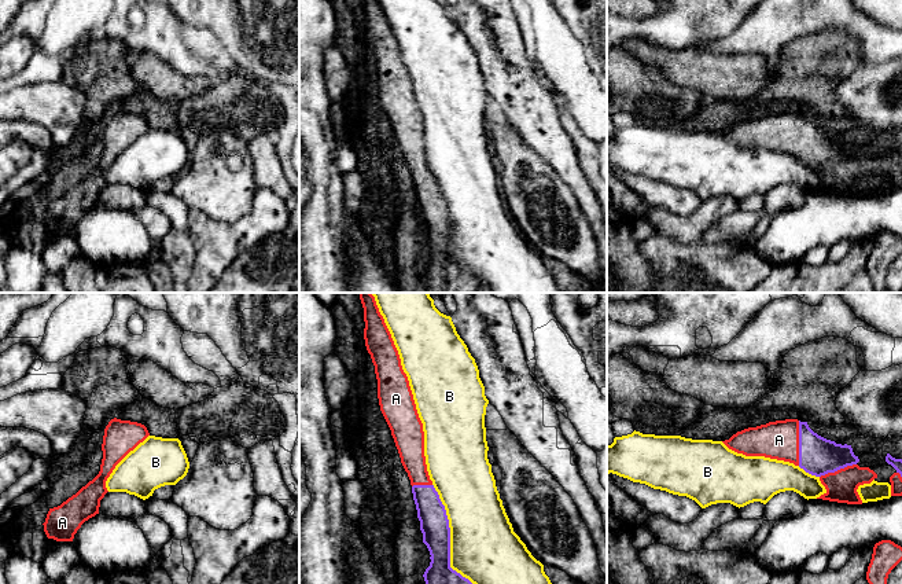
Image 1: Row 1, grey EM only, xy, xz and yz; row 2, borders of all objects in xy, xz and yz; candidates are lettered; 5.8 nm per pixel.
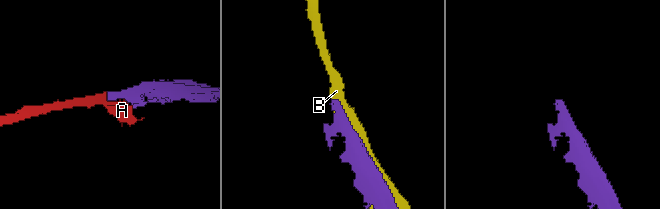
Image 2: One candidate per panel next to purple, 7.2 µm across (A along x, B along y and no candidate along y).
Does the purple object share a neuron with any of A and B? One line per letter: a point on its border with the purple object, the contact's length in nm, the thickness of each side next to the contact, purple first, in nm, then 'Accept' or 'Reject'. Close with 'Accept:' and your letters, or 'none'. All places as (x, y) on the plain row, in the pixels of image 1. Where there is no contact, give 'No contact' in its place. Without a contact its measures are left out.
A: Touches purple at yz (799, 135). Shared border 260 nm. Thickness 220 nm (purple) against 220 nm. Accept
B: Touches purple at xz (449, 238). Shared border 750 nm. Thickness 240 nm (purple) against 400 nm. Reject
Accept: A

